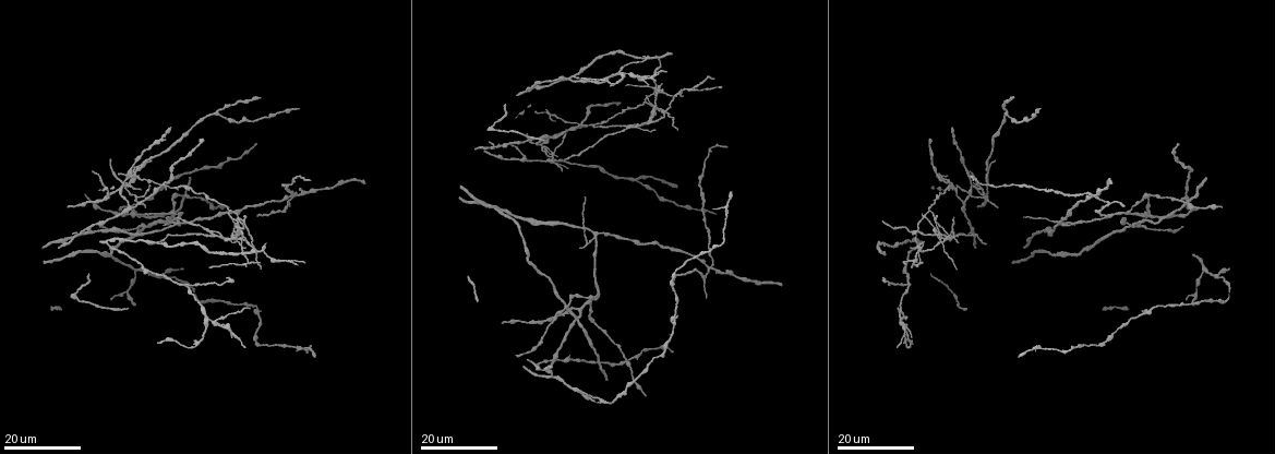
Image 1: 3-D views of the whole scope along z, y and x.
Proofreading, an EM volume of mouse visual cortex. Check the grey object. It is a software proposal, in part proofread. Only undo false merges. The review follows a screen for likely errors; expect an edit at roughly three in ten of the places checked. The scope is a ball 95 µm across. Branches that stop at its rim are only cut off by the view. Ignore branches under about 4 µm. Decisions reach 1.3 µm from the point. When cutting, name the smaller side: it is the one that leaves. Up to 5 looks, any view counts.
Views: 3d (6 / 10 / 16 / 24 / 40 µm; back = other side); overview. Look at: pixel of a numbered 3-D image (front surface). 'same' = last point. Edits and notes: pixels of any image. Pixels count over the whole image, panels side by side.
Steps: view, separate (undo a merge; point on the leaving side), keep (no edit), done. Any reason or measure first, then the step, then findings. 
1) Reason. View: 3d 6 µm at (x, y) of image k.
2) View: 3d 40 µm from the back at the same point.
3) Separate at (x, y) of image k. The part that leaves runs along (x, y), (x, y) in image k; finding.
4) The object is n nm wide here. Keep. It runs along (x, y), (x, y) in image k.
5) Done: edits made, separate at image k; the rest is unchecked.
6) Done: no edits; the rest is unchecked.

Four arms meet. View: 3d 16 µm at (124, 186) of image 1.

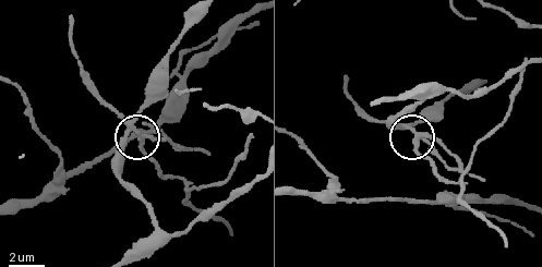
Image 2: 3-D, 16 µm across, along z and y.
View: 3d 6 µm at (418, 132) of image 2.

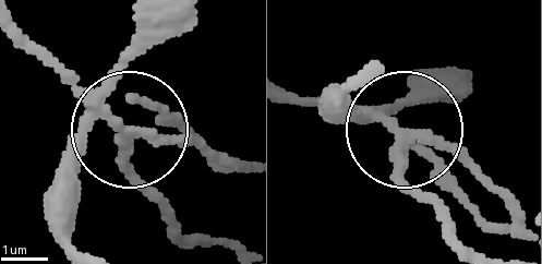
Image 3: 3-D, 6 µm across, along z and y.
The side arm is 65 µm long; 4 arms meet here. Separate at (149, 135) of image 3. A second neuron is stuck on.

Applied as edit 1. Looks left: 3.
Branch point. View: 3d 16 µm at (595, 235) of image 1.

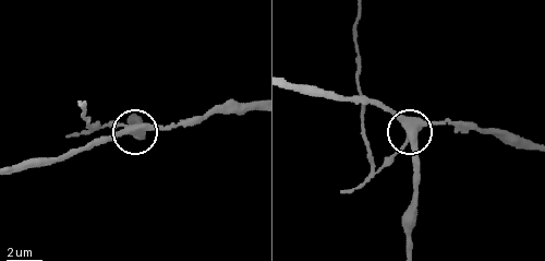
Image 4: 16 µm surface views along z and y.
View: 3d 10 µm at (416, 144) of image 4.

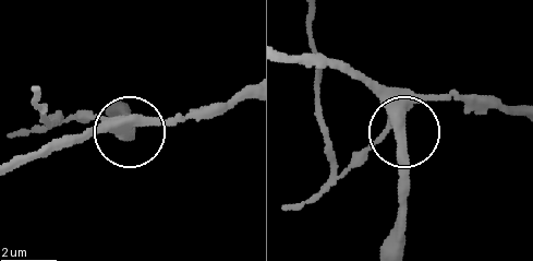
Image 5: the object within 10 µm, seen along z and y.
3 arms meet here. Separate at (98, 114) of image 5. A second neuron is stuck on.

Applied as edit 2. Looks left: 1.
Done: edits made, separate at image 3, separate at image 5; the rest is unchecked.

